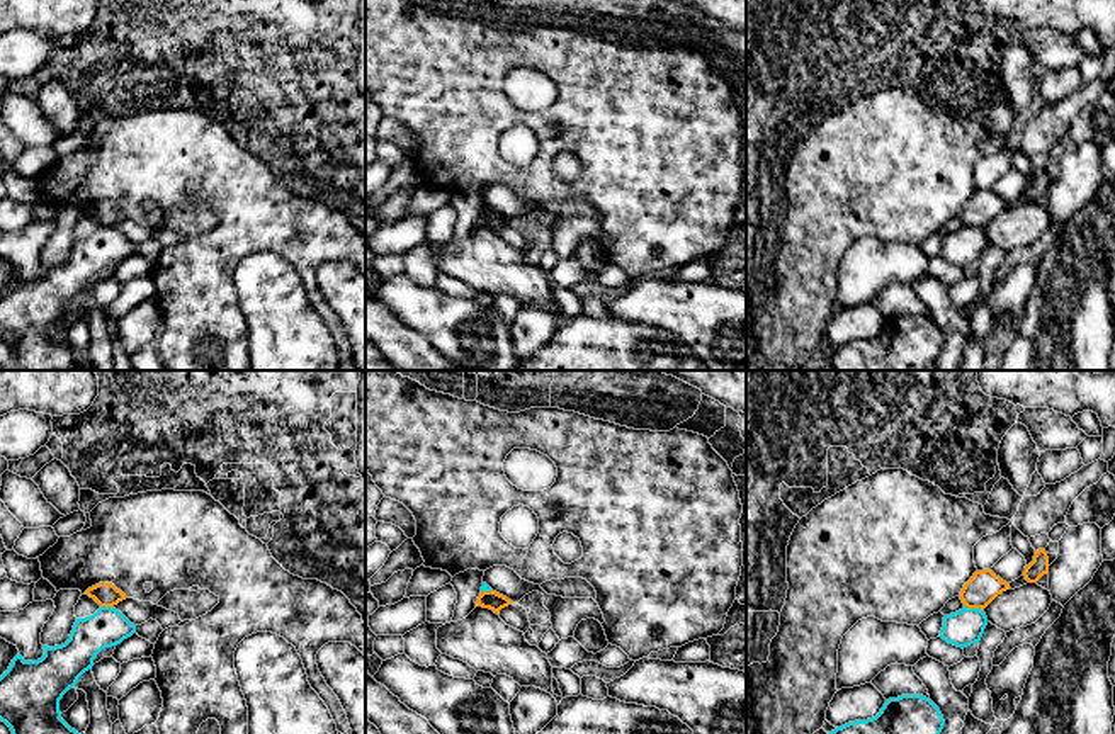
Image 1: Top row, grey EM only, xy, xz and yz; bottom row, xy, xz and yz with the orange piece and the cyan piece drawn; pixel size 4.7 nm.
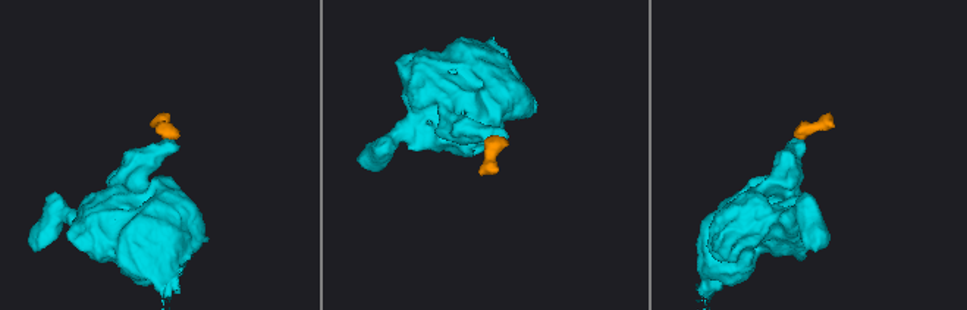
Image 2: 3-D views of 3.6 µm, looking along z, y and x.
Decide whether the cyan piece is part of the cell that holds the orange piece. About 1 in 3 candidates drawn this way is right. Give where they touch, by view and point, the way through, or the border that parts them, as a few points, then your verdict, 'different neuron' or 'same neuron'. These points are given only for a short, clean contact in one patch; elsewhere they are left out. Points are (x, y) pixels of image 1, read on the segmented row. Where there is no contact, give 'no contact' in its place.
contact yz (974, 607); different neuron

